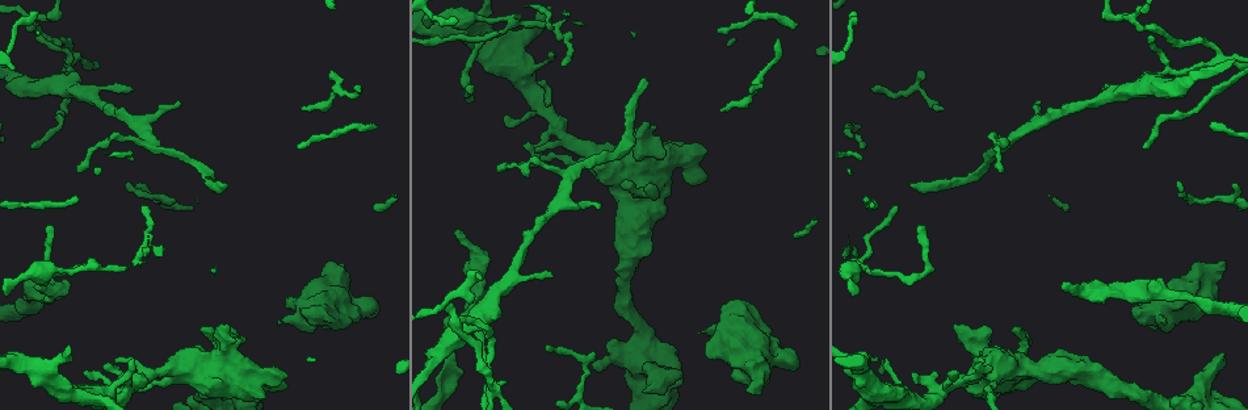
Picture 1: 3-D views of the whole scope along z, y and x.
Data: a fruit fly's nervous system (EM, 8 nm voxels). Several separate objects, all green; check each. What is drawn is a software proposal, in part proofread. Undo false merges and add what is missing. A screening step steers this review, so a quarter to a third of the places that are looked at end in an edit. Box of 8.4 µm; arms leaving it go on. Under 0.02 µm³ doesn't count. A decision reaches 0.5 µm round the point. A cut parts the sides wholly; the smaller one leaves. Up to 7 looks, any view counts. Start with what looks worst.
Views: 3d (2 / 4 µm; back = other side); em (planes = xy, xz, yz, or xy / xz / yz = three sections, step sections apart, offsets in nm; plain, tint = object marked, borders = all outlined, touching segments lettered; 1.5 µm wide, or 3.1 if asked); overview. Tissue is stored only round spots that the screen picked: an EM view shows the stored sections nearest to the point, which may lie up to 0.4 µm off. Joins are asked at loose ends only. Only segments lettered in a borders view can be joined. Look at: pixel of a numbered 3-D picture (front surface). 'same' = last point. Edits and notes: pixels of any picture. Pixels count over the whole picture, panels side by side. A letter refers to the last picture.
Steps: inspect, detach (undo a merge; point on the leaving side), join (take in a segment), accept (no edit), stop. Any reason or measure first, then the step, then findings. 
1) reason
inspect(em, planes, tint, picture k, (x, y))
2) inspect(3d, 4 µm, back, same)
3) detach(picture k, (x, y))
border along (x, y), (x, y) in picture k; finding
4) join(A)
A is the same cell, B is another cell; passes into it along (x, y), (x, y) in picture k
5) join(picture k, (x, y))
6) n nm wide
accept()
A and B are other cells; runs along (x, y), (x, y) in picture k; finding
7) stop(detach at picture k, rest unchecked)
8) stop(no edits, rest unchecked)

a narrow waist
inspect(3d, 4 µm, picture 1, (1220, 59))

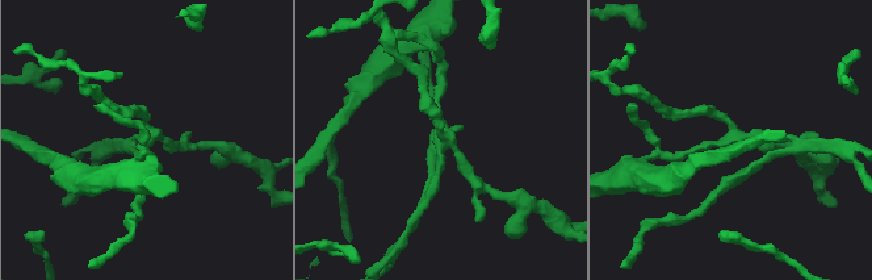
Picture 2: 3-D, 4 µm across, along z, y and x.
now the EM
inspect(em, yz, step 4, borders, picture 2, (739, 136))

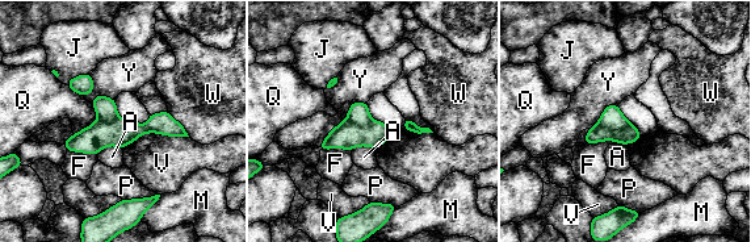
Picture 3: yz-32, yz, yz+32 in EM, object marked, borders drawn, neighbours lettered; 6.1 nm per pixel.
detach(picture 3, (612, 117))
A, F, J, M, P, Q, V, W and Y are other cells; border along (596, 124), (612, 129), (630, 124) in picture 3; a second neuron is stuck on

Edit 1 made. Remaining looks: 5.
inspect(overview)

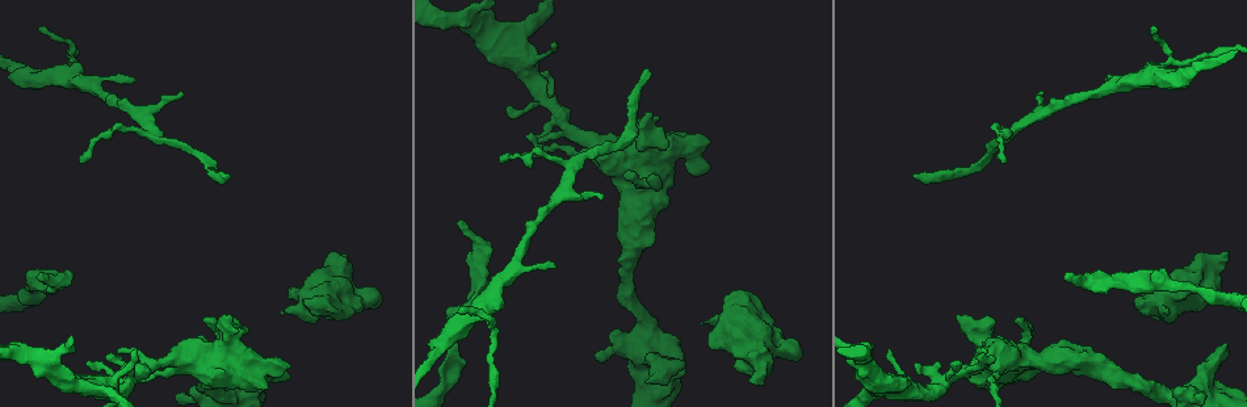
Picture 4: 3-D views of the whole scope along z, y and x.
thick end
inspect(3d, 4 µm, picture 4, (1136, 299))

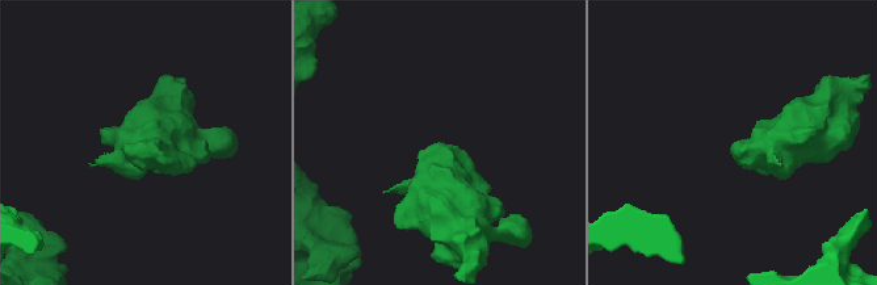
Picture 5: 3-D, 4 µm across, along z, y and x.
now the EM
inspect(em, planes, borders, picture 5, (732, 147))

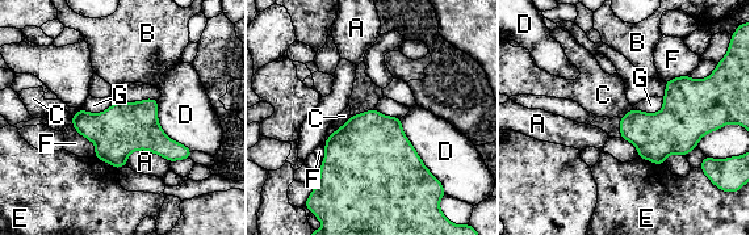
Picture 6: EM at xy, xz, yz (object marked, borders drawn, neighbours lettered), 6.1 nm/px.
accept()
A, B, C, D, E, F and G are other cells; border along (352, 116), (326, 141) in picture 6; no lettered segment goes on from it

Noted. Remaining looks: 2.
thick end
inspect(em, xz, step 4, borders, picture 4, (757, 385))

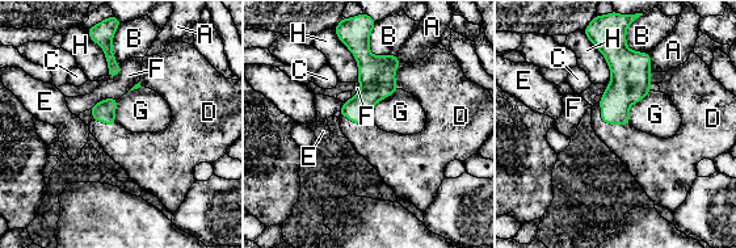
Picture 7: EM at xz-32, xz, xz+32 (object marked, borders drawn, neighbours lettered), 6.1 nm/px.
join(D)
D is the same cell, A, B, C, E, F, G and H are other cells; it goes on there

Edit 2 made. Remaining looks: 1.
stop(detach at picture 3, join at picture 7, rest unchecked)

